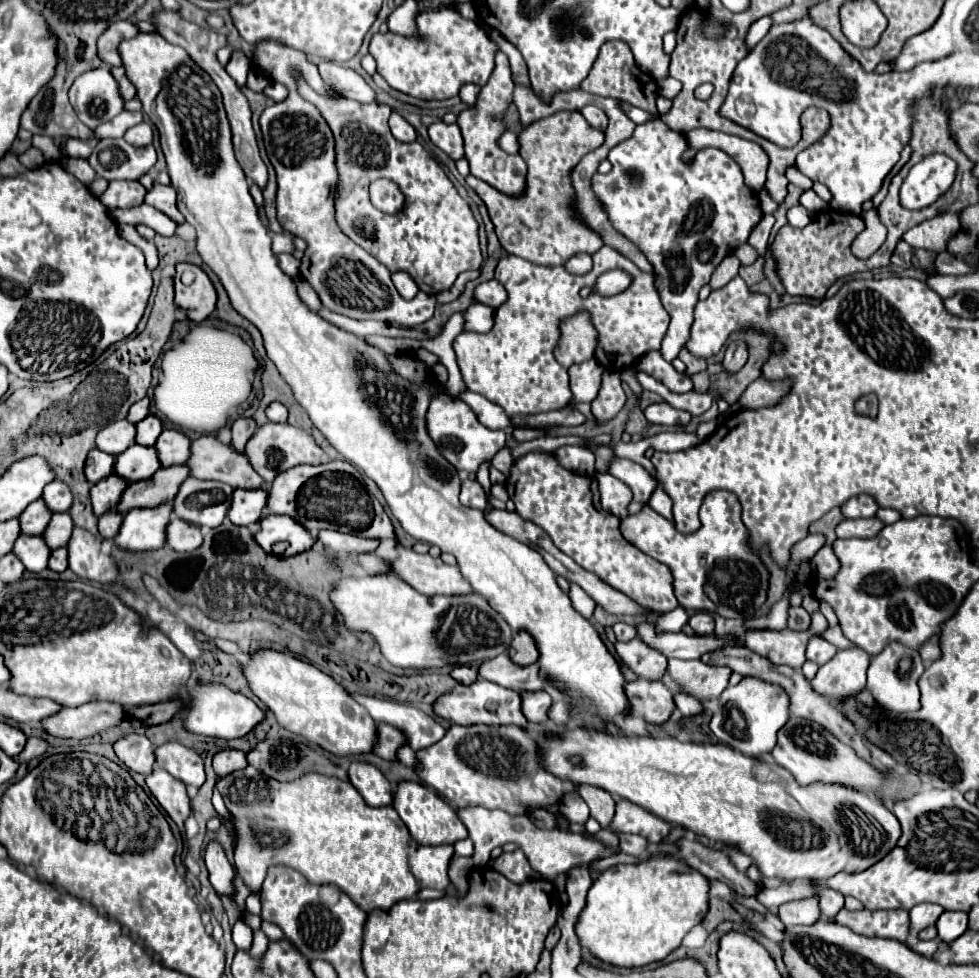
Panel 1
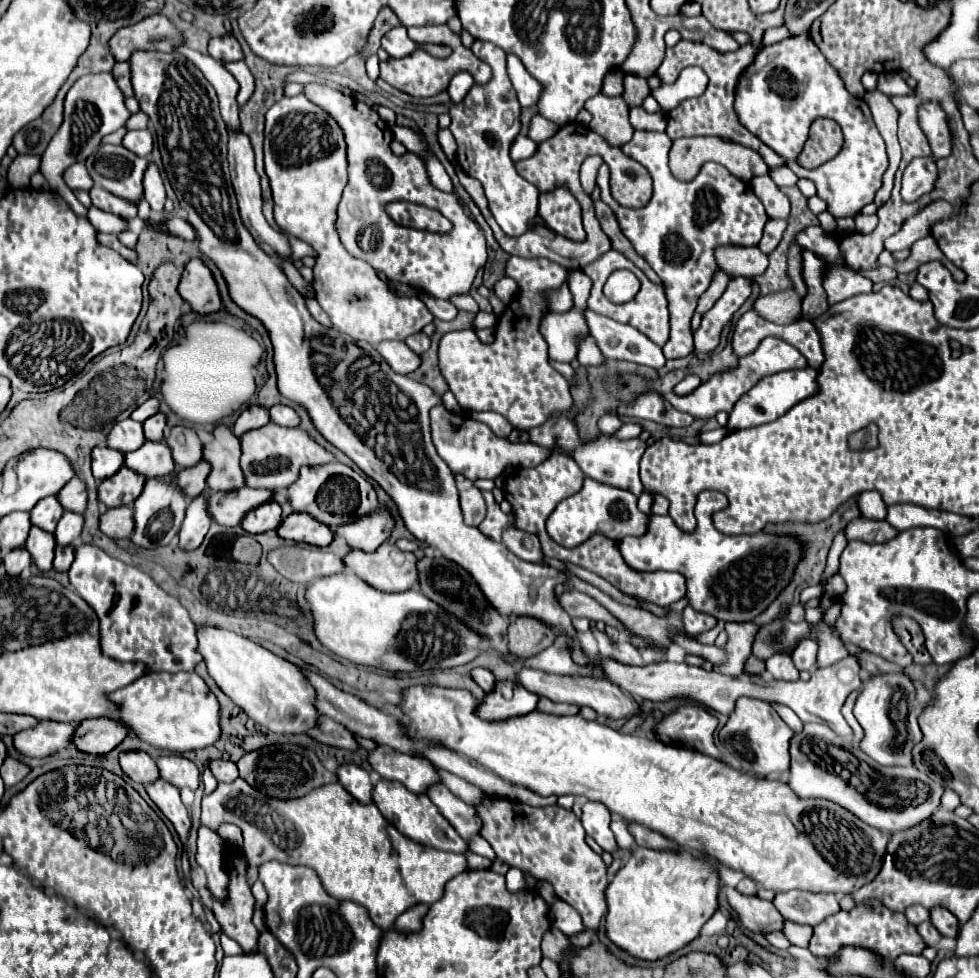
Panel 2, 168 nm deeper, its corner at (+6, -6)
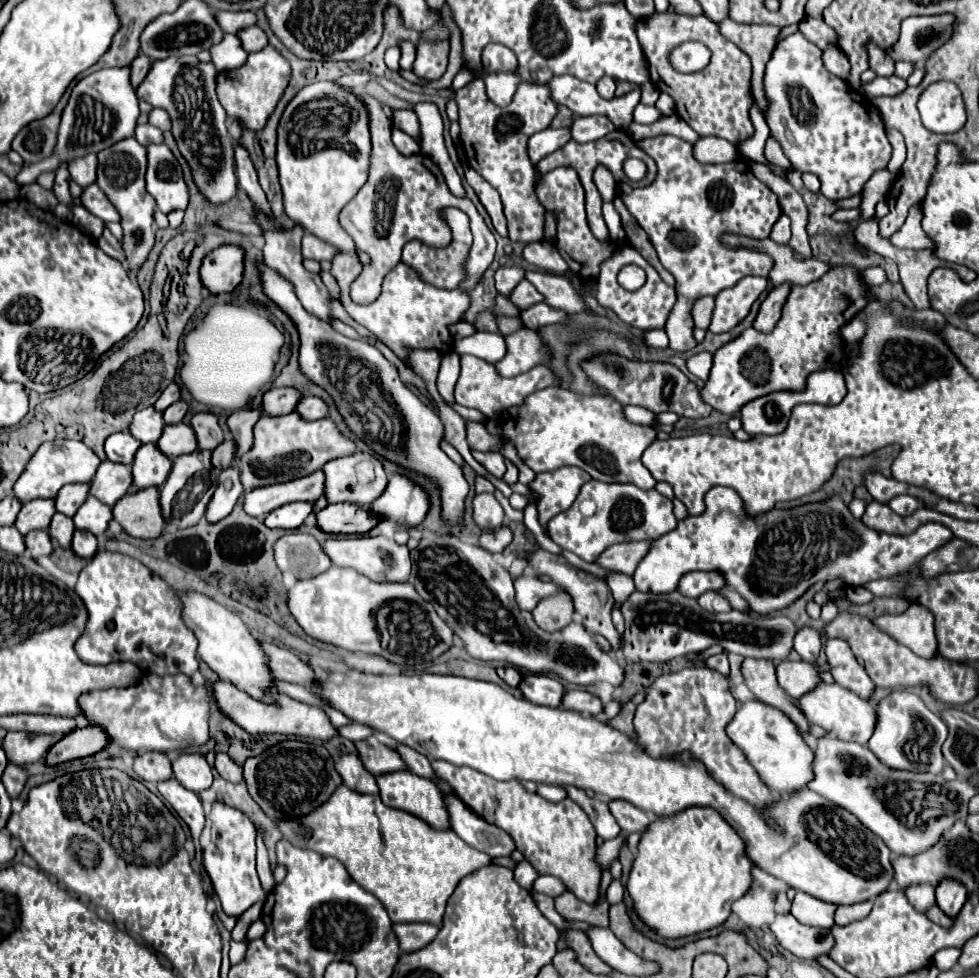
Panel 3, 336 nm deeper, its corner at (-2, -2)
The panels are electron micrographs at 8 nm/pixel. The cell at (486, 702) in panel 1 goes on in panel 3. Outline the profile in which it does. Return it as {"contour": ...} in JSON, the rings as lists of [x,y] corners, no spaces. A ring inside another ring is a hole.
{"contour":[[[530,673],[522,677],[518,689],[526,701],[534,705],[548,705],[548,707],[560,707],[560,697],[564,695],[564,689],[558,681]]]}

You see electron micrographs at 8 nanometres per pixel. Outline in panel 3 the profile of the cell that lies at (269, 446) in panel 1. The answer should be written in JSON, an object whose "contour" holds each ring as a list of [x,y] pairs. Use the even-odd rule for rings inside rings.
{"contour":[[[298,413],[284,417],[260,417],[254,425],[254,445],[238,461],[240,481],[244,491],[272,483],[286,483],[298,477],[312,475],[326,461],[356,453],[356,445],[346,439],[332,421],[304,421]]]}

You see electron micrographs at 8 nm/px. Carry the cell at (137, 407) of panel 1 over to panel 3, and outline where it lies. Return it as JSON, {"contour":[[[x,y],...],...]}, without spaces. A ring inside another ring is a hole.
{"contour":[[[170,383],[170,385],[162,391],[162,395],[158,397],[158,401],[154,403],[154,409],[156,409],[156,411],[164,411],[164,409],[170,407],[172,403],[176,403],[178,399],[180,399],[180,389],[178,389],[176,383]]]}

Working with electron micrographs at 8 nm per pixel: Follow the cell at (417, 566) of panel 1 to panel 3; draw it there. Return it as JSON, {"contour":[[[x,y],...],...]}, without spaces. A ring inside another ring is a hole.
{"contour":[[[378,535],[378,537],[352,537],[352,539],[328,539],[324,551],[338,567],[352,567],[370,581],[376,583],[406,583],[410,577],[410,549],[406,545],[398,545],[394,539]]]}

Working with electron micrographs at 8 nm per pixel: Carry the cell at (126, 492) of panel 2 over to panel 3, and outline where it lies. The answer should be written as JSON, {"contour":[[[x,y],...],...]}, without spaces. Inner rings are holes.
{"contour":[[[142,445],[132,463],[134,489],[160,487],[166,481],[170,467],[172,467],[172,459],[164,457],[156,449],[156,445]]]}

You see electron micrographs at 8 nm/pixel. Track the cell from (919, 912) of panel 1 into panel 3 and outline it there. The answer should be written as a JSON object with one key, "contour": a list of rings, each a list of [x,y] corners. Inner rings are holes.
{"contour":[[[914,885],[912,889],[906,889],[904,895],[908,897],[908,903],[920,913],[926,913],[934,905],[934,889],[930,885]]]}

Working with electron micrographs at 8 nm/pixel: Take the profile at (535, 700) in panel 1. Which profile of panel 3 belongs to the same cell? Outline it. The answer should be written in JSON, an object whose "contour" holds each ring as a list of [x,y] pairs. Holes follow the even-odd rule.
{"contour":[[[566,691],[562,697],[562,707],[580,711],[584,715],[600,715],[602,713],[602,701],[586,691]]]}

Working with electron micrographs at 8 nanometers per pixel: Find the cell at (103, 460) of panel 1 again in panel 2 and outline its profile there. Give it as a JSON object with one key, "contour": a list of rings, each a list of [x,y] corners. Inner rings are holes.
{"contour":[[[96,447],[92,449],[92,471],[96,479],[112,477],[124,463],[124,455],[120,455],[116,449],[108,447]]]}

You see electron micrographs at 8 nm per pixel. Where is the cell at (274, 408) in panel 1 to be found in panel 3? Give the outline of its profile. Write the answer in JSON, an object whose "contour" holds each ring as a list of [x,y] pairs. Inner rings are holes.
{"contour":[[[302,397],[294,409],[304,421],[316,421],[328,415],[328,407],[318,397]]]}

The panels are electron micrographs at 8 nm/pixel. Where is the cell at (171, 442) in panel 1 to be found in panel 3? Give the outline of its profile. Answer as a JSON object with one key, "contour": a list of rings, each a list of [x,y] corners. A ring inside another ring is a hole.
{"contour":[[[196,413],[190,421],[190,427],[194,429],[196,441],[198,441],[198,449],[216,449],[216,445],[222,443],[222,429],[218,425],[216,415],[212,413]]]}

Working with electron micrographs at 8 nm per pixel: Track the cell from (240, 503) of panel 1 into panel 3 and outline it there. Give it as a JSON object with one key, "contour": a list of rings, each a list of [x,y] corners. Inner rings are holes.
{"contour":[[[290,503],[266,515],[264,525],[270,529],[296,529],[312,513],[312,503]]]}

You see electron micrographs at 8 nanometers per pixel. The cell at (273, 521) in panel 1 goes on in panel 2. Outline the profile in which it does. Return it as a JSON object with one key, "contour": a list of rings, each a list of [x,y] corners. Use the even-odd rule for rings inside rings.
{"contour":[[[308,513],[288,515],[278,527],[278,533],[284,539],[304,541],[318,547],[326,547],[334,539],[334,533],[328,529],[328,525],[320,525],[320,521],[316,521],[314,517],[308,517]]]}

